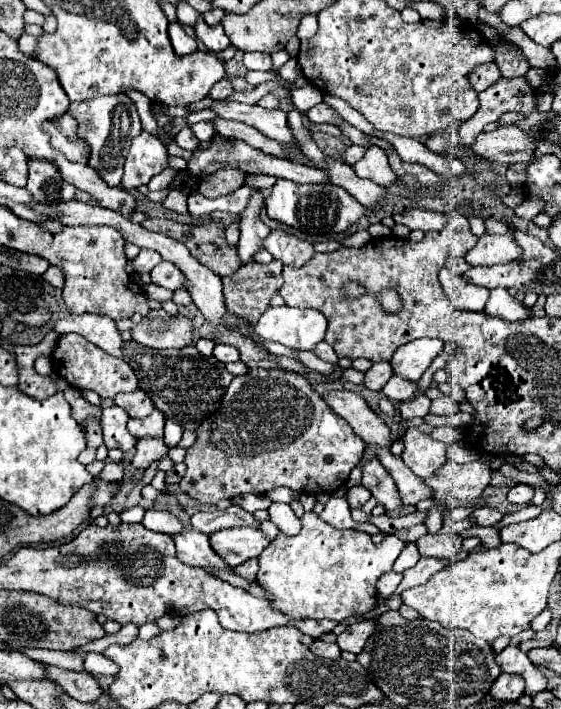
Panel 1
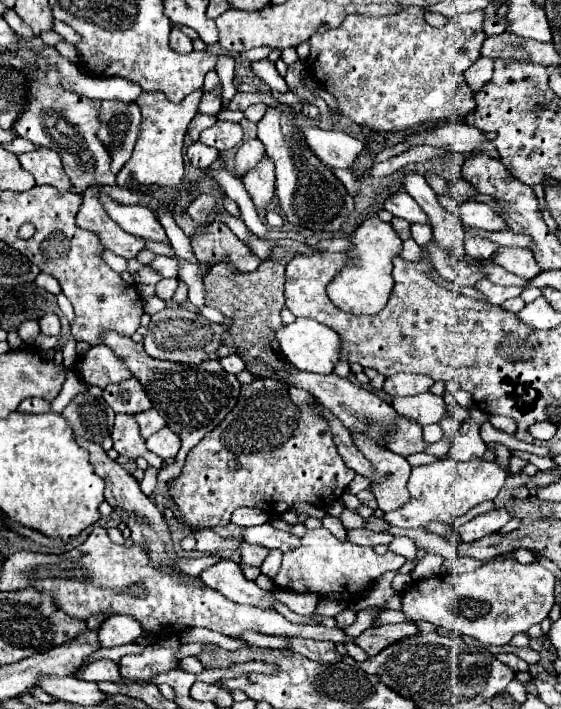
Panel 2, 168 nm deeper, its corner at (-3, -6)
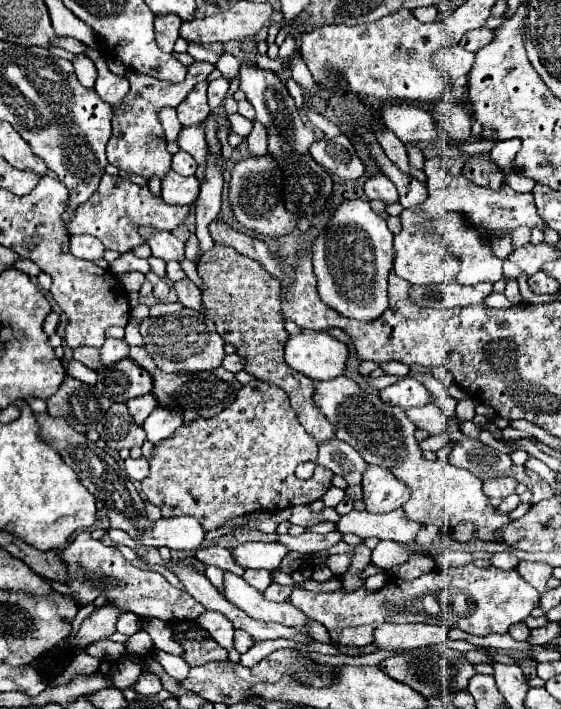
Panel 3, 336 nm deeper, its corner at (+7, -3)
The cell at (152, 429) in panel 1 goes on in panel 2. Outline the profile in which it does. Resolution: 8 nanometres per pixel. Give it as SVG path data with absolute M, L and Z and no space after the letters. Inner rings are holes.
M154 408L152 410L146 410L146 412L138 412L136 414L136 420L140 424L140 434L144 438L152 436L154 432L158 432L164 426L164 418Z

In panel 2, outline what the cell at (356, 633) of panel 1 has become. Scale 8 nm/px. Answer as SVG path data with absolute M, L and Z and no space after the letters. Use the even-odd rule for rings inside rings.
M400 622L400 624L386 624L380 628L368 628L364 630L358 638L356 644L366 650L368 656L376 656L378 652L382 652L388 644L394 644L398 640L410 638L420 634L418 626L414 622Z

